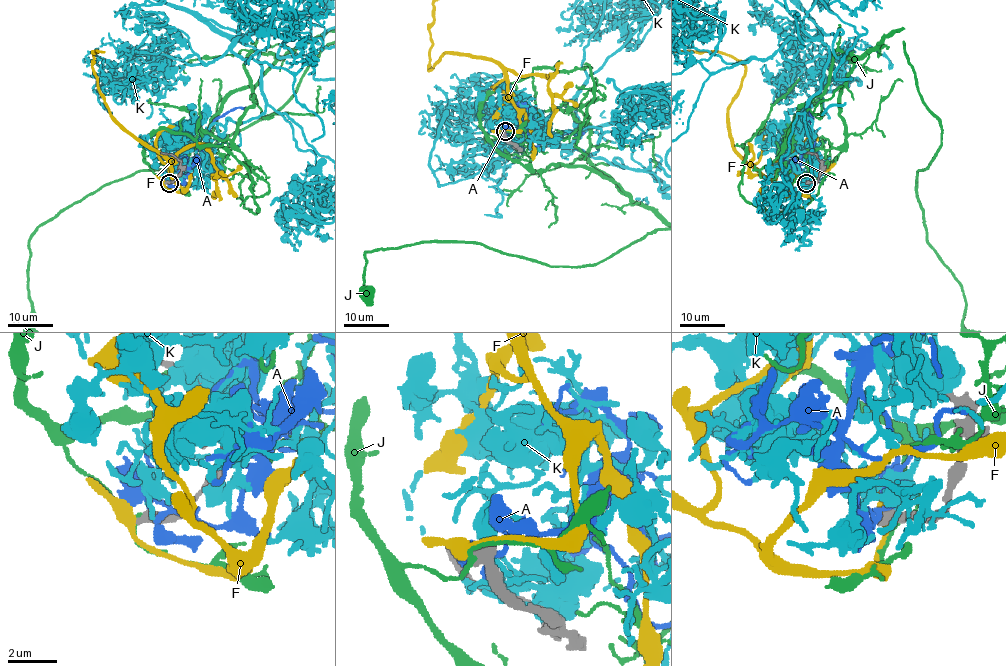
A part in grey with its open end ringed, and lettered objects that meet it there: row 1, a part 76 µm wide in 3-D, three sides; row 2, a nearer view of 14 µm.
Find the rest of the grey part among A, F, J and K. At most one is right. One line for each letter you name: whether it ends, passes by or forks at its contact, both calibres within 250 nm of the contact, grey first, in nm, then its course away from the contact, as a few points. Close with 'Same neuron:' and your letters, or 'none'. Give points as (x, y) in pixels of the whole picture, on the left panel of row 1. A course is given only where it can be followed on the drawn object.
Same neuron: none

